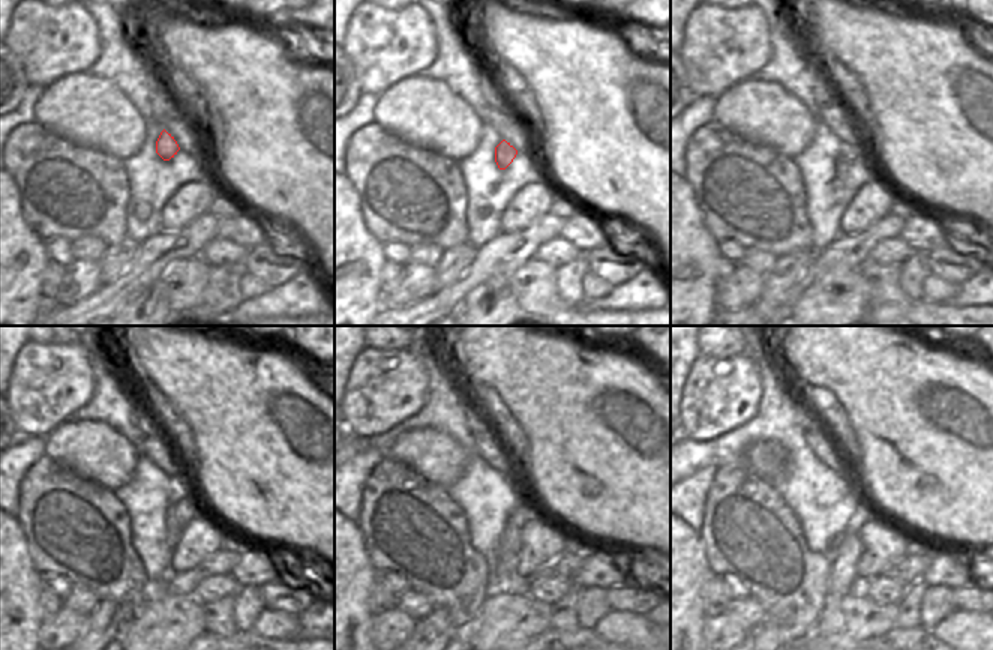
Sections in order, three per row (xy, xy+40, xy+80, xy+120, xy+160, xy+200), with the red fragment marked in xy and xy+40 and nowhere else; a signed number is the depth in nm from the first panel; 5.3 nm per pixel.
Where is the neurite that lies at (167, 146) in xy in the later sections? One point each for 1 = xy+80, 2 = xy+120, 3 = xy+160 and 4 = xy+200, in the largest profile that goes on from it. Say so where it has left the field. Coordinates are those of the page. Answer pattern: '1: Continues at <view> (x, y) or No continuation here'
1: Continues at xy+80 (842, 164)
2: Continues at xy+120 (174, 535)
3: Continues at xy+160 (506, 560)
4: Continues at xy+200 (845, 550)

